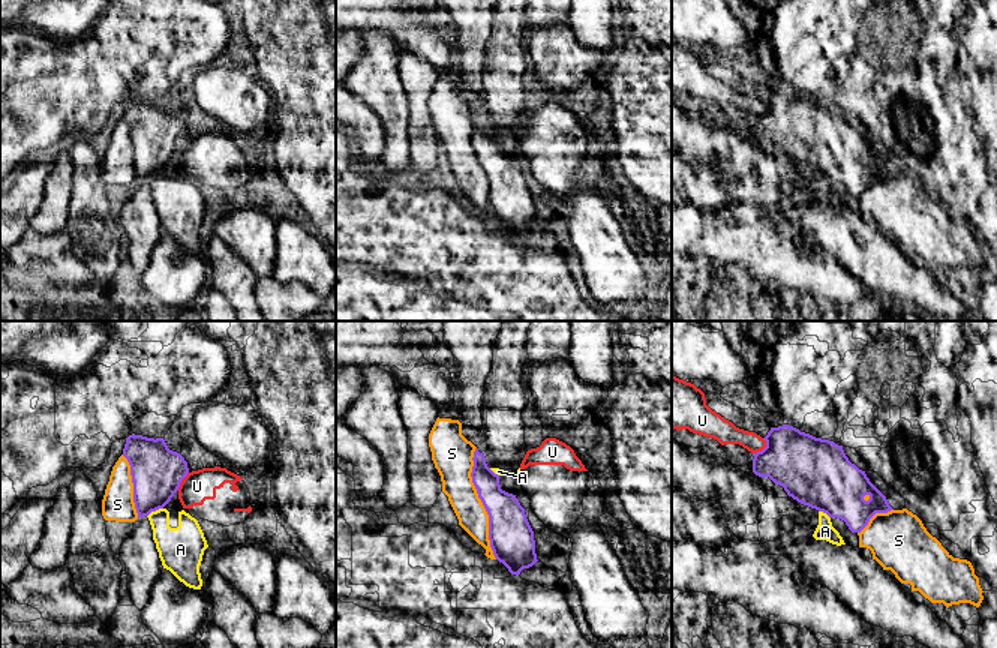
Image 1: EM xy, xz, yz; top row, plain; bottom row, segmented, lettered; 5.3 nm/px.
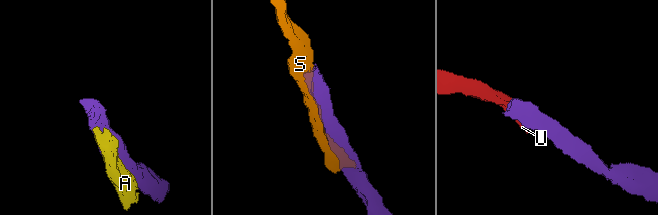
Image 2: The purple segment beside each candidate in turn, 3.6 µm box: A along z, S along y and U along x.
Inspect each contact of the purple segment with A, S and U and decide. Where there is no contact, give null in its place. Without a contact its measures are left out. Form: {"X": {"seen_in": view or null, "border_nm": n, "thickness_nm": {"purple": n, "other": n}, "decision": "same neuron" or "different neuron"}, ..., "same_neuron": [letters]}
{"A": {"seen_in": "xy", "border_nm": 100, "thickness_nm": {"purple": 280, "other": 240}, "decision": "different neuron"}, "S": {"seen_in": "xz", "border_nm": 600, "thickness_nm": {"purple": 240, "other": 190}, "decision": "different neuron"}, "U": {"seen_in": "yz", "border_nm": 110, "thickness_nm": {"purple": 320, "other": 120}, "decision": "different neuron"}, "same_neuron": []}

